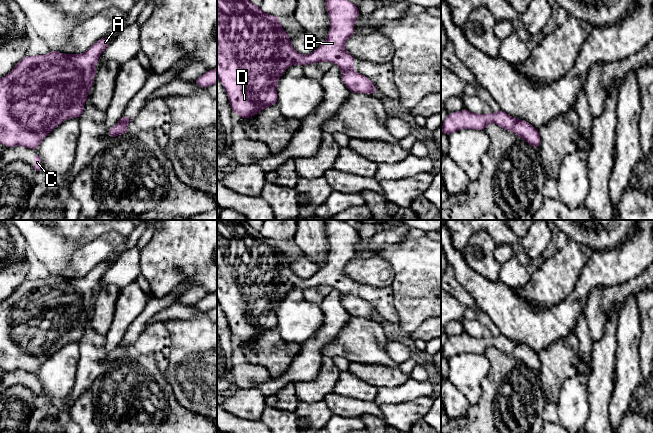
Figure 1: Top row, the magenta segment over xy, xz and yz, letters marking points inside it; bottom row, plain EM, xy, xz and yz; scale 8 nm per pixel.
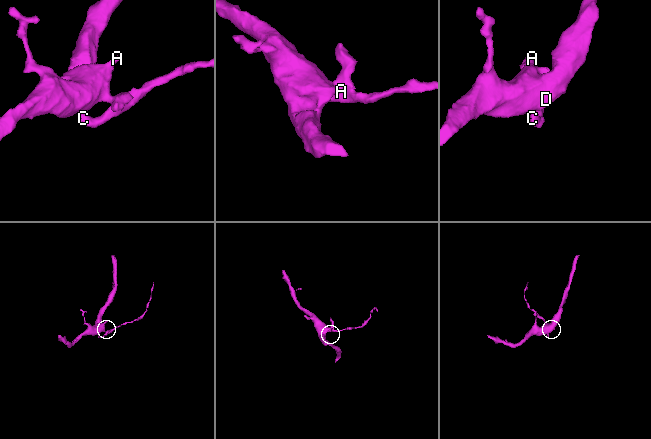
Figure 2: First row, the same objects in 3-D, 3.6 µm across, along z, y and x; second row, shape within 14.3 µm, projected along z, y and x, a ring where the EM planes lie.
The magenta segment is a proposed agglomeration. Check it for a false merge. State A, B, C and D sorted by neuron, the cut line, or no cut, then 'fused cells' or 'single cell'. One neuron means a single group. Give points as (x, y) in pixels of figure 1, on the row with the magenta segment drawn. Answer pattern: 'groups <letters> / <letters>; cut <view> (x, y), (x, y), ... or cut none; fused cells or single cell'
groups A B D / C; cut xz (341, 68), (351, 70); fused cells

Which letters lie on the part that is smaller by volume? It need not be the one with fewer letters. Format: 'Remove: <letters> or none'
Remove: C

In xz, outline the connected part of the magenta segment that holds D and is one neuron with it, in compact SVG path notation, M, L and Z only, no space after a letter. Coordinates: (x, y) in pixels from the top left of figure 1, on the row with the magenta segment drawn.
M217 0L217 78L227 93L232 113L237 113L241 119L247 119L262 109L276 105L278 96L277 83L287 67L328 61L338 65L343 70L353 70L355 58L344 50L344 44L355 32L354 22L360 15L359 9L348 0L325 0L325 7L330 29L325 41L308 55L299 54L291 46L288 34L282 29L279 18L263 12L249 0Z

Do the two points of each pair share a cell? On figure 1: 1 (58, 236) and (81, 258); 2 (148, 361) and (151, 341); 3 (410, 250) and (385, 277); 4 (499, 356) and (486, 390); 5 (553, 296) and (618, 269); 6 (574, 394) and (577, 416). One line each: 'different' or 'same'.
1: different
2: different
3: different
4: same
5: different
6: same

